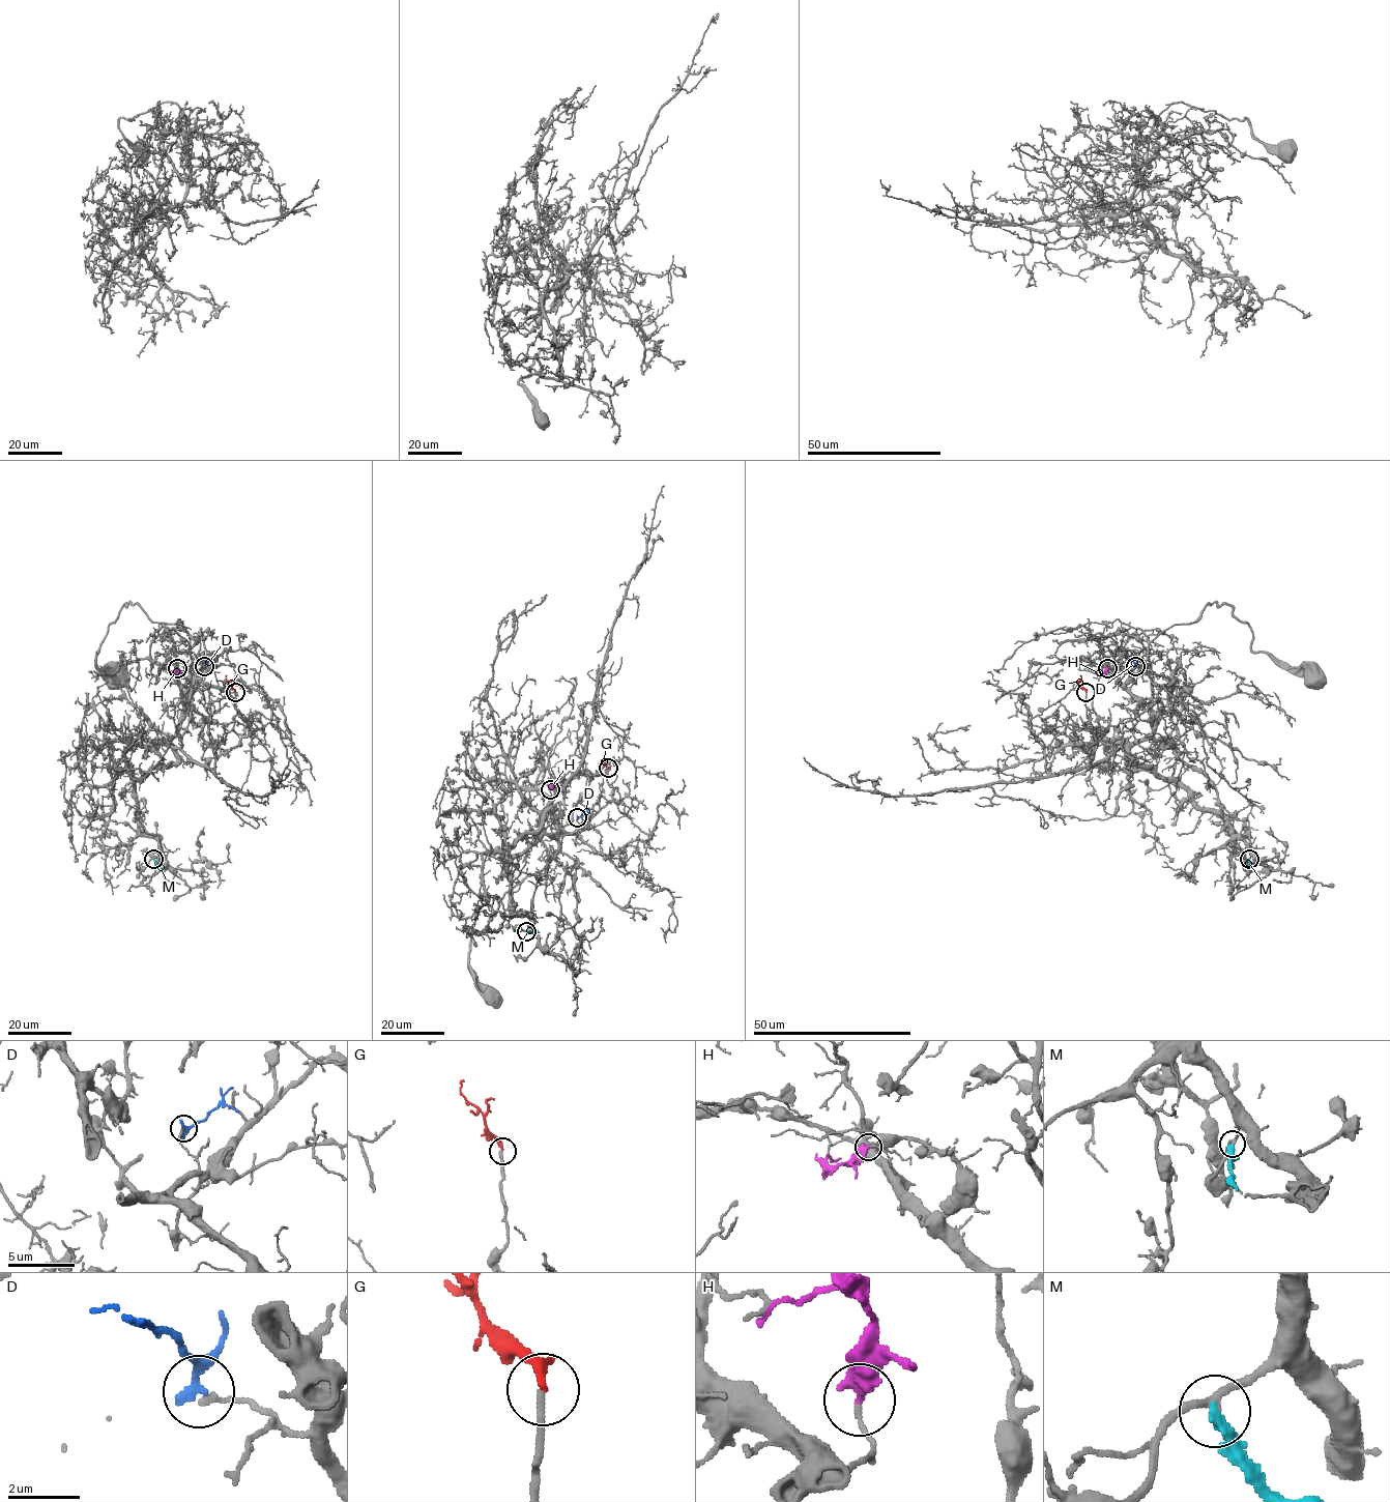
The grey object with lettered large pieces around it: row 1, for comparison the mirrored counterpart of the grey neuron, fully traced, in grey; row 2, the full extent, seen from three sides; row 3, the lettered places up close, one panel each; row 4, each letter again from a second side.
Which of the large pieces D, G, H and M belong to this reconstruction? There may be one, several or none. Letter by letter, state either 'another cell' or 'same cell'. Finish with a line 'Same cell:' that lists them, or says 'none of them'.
D: another cell
G: same cell
H: another cell
M: another cell
Same cell: G

